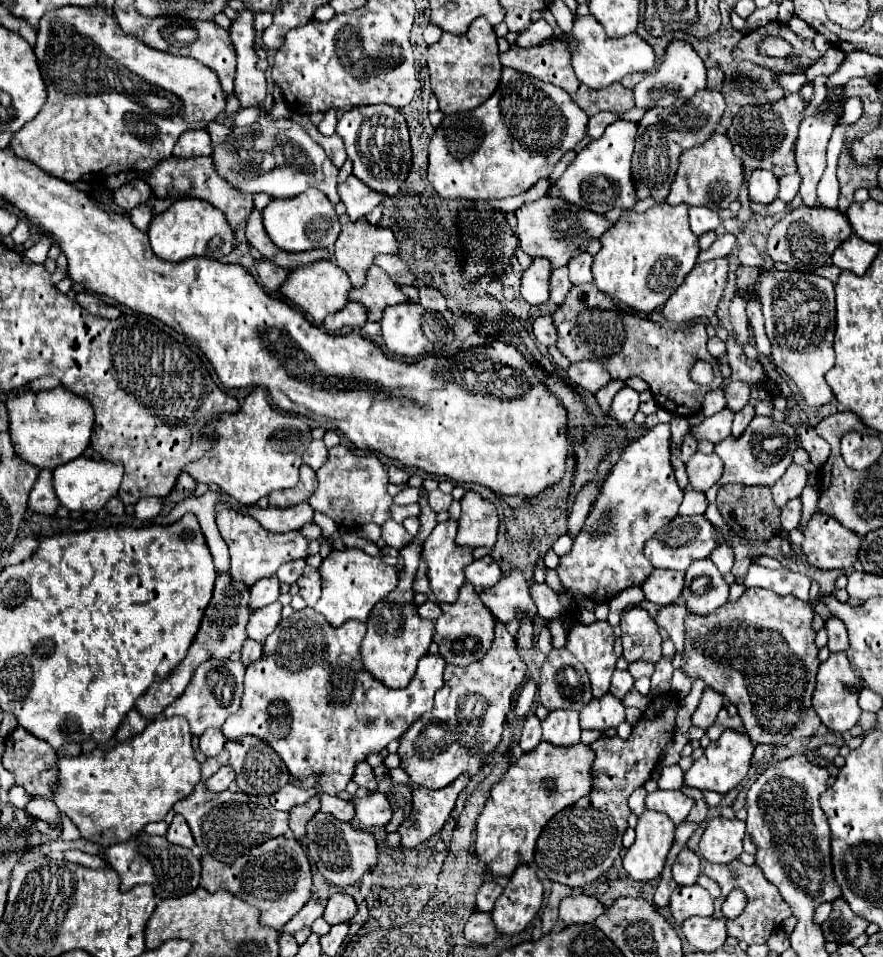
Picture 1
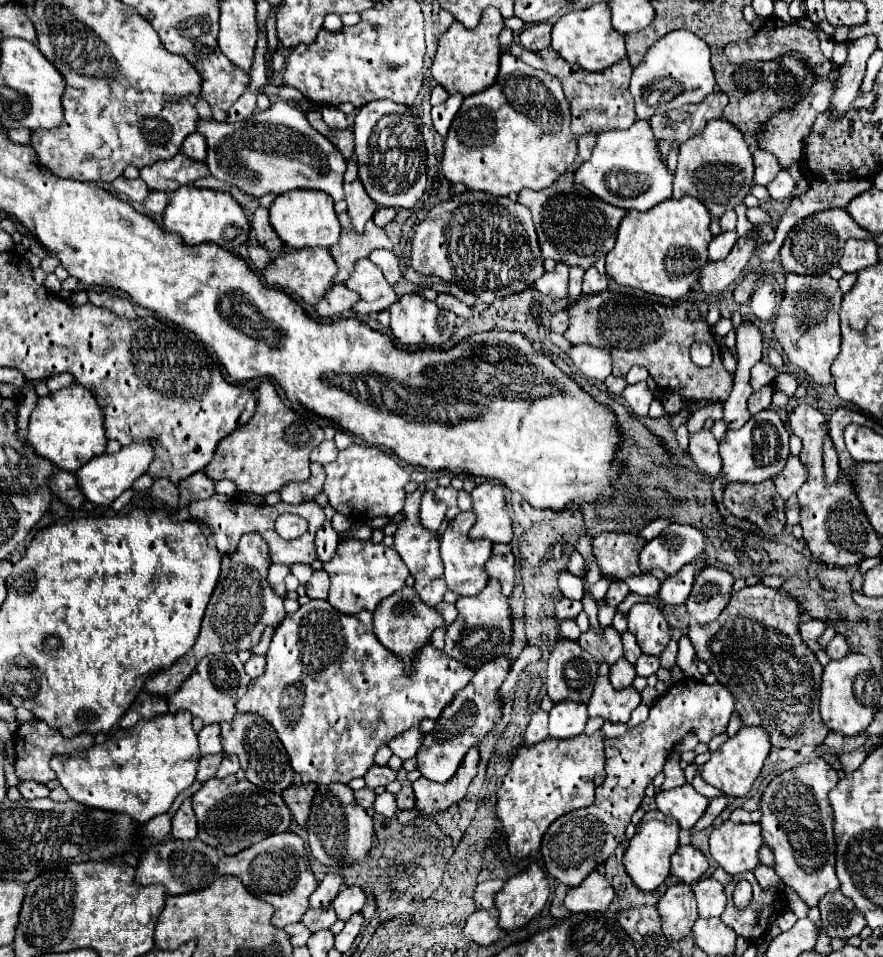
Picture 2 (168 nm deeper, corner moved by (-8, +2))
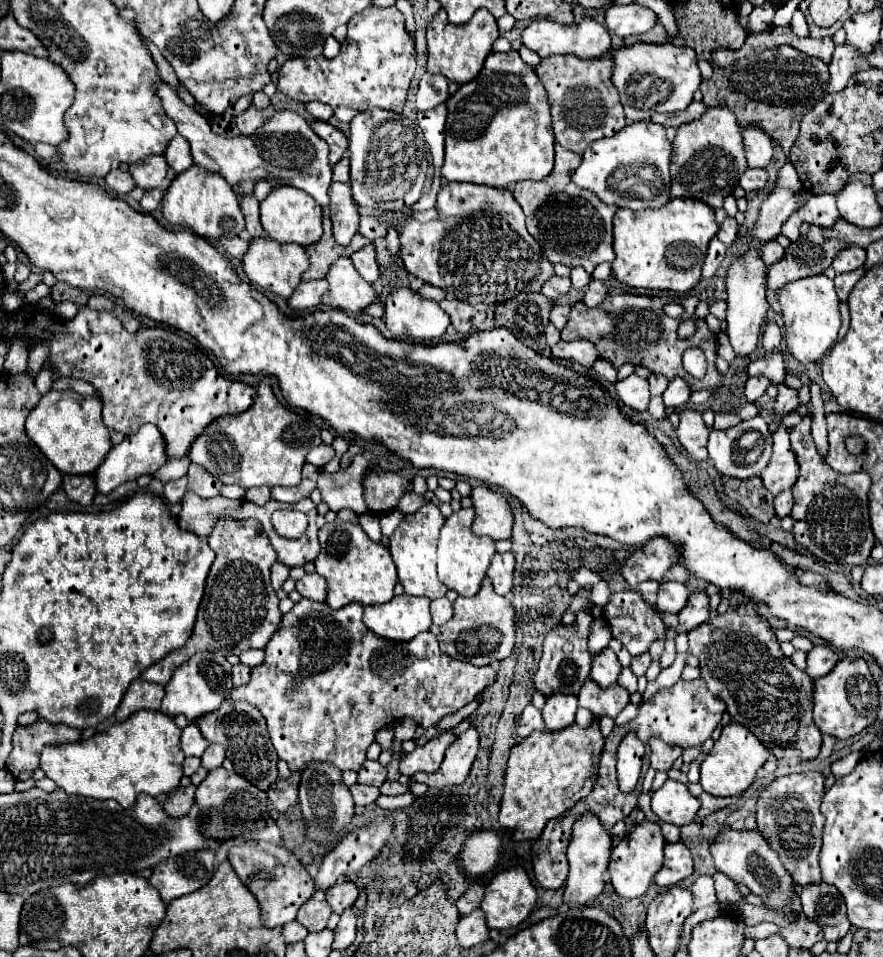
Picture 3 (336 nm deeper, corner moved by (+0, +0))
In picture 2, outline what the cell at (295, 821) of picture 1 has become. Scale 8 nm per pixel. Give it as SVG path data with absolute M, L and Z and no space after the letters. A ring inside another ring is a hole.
M317 784L289 786L287 790L283 790L283 800L289 806L289 810L299 826L305 826L305 822L307 822L315 792L317 792Z

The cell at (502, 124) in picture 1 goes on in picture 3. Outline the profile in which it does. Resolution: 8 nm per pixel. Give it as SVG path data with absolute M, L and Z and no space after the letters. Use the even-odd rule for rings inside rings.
M519 52L489 54L477 78L461 84L459 90L447 100L447 126L445 126L445 164L443 178L449 182L473 182L493 188L509 188L519 180L543 180L553 170L553 128L547 104L547 92L539 82L535 70L525 64Z

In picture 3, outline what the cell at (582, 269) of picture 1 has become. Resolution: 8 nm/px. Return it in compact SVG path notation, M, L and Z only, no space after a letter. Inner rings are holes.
M591 280L591 284L589 284L587 290L585 290L583 302L585 302L589 308L595 308L595 306L599 306L599 304L605 300L607 292L609 292L609 288L607 288L605 282L601 282L601 280Z

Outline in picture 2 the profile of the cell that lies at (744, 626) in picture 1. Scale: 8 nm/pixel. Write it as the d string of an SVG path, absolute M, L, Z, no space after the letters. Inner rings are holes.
M763 584L745 586L743 590L731 596L727 608L711 624L693 622L687 630L687 636L693 642L695 654L705 662L717 680L731 690L735 696L735 710L741 714L745 726L761 726L767 730L773 748L793 748L801 750L811 744L817 746L825 740L829 728L819 716L819 690L823 666L817 662L817 656L809 650L799 634L799 624L803 622L801 604L789 594L767 588Z

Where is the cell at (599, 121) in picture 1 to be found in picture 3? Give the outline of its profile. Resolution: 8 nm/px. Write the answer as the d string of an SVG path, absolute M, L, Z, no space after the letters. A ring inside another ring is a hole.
M555 144L553 172L539 182L533 182L533 180L515 182L511 188L513 188L515 200L521 204L525 212L527 230L541 244L547 258L553 264L565 264L571 268L583 266L587 272L593 272L597 264L615 260L611 220L617 208L601 202L593 192L587 192L577 184L573 184L573 180L569 178L569 172L579 164L581 164L581 154L575 154Z

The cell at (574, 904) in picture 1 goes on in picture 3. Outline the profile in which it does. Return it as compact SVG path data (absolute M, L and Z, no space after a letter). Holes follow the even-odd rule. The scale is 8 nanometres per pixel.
M591 812L581 814L579 820L575 822L567 858L569 858L569 876L565 882L563 900L569 902L569 906L585 906L587 902L591 902L601 894L605 886L605 870L611 860L611 832L601 826L595 814Z

